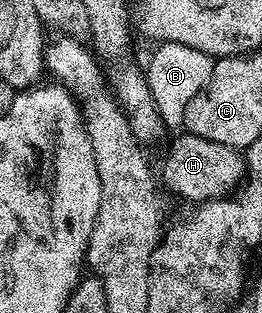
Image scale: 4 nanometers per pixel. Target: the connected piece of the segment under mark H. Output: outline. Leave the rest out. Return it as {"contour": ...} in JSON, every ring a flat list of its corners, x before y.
{"contour":[[180,132,168,146,164,159,158,166,158,178,180,198,189,198,189,203,199,204,210,198,218,198,235,191,245,177,244,155,235,146,218,144,197,134]]}

